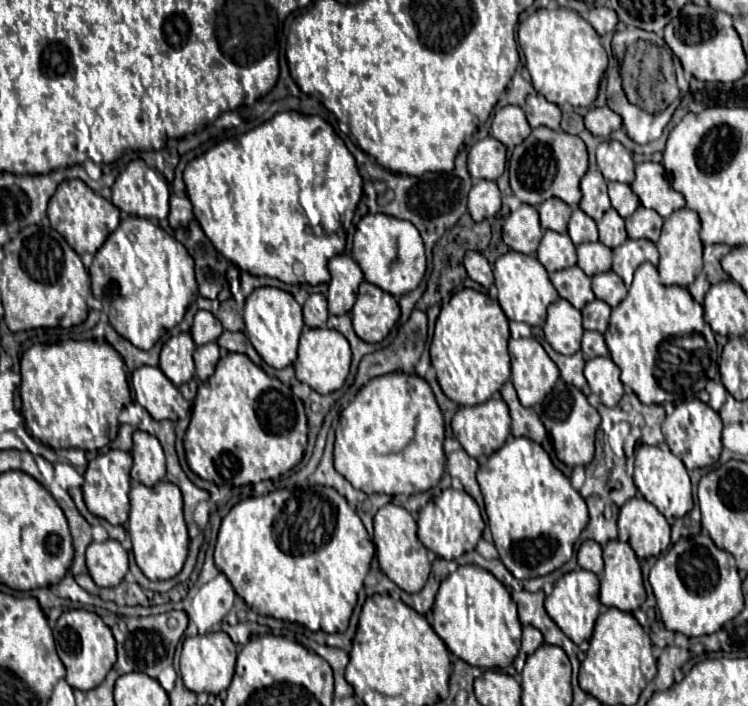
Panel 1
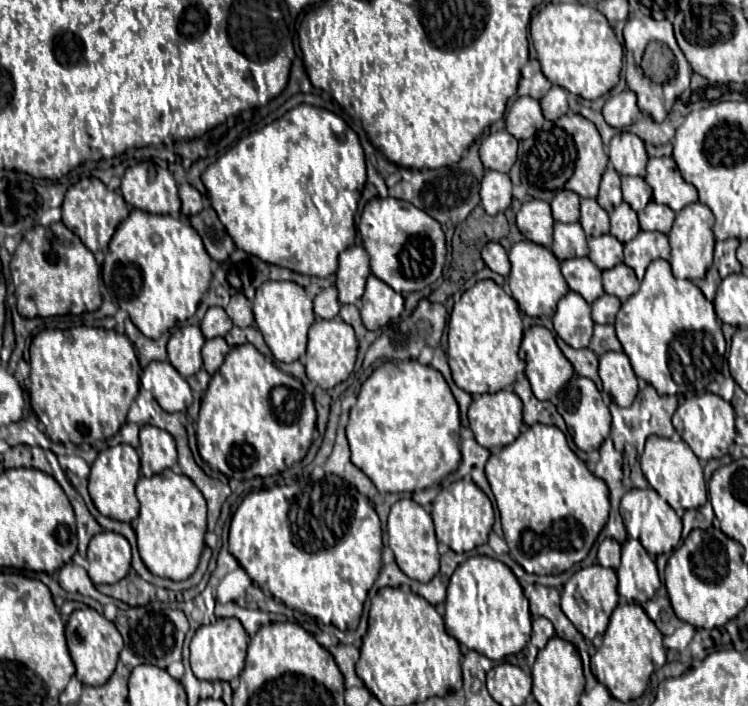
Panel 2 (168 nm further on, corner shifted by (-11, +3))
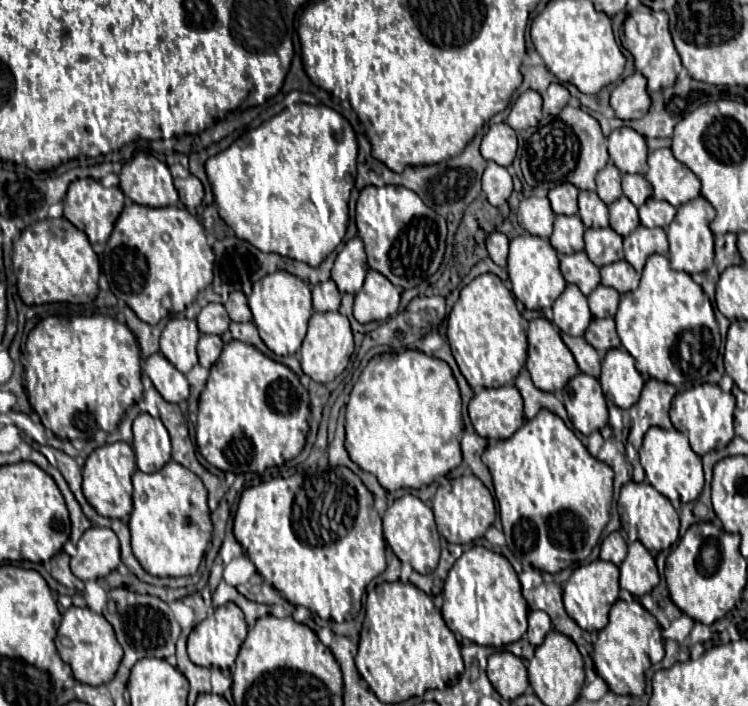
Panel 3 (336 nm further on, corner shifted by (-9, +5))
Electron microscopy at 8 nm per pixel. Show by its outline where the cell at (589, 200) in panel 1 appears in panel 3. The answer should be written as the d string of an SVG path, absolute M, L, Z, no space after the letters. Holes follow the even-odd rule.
M610 160L598 174L596 174L596 192L602 198L604 204L612 204L622 196L622 186L620 186L620 170L614 166Z

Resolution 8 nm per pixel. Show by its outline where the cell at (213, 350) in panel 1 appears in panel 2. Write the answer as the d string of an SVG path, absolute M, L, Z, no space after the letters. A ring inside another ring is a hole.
M212 338L212 340L206 340L204 348L202 348L202 358L204 358L204 370L208 374L214 374L220 370L226 354L228 354L228 344L224 338Z

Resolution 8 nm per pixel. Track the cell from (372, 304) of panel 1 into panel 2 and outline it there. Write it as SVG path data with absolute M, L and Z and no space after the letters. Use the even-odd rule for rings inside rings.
M370 276L366 282L366 292L362 296L362 322L368 330L384 328L390 320L398 318L404 310L404 298L394 292L388 284Z

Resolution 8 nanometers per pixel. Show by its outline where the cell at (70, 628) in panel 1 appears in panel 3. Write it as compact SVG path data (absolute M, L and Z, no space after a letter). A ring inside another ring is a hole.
M70 606L62 614L62 622L56 634L56 648L60 658L72 668L72 676L90 686L100 686L110 682L124 656L122 646L118 644L114 630L110 628L110 622L102 614L78 606Z

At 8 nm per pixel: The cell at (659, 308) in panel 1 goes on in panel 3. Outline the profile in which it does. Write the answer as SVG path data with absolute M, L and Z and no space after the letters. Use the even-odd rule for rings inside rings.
M652 254L644 266L640 284L636 292L626 292L620 298L620 306L616 312L616 330L622 340L622 346L636 358L636 370L650 378L682 386L688 384L704 384L704 382L720 382L722 368L718 370L716 362L720 356L720 332L718 322L714 318L714 310L704 290L690 278L686 272L676 272L670 268L670 262L662 254Z

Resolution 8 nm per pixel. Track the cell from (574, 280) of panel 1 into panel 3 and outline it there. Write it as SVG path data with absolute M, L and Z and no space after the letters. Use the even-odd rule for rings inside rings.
M586 252L562 254L560 270L568 284L576 284L584 296L588 296L600 284L600 270L590 262Z

